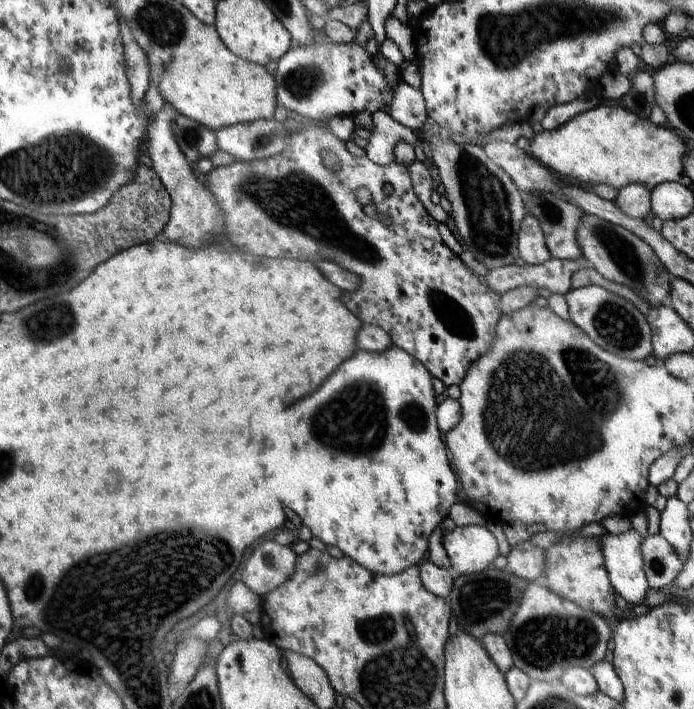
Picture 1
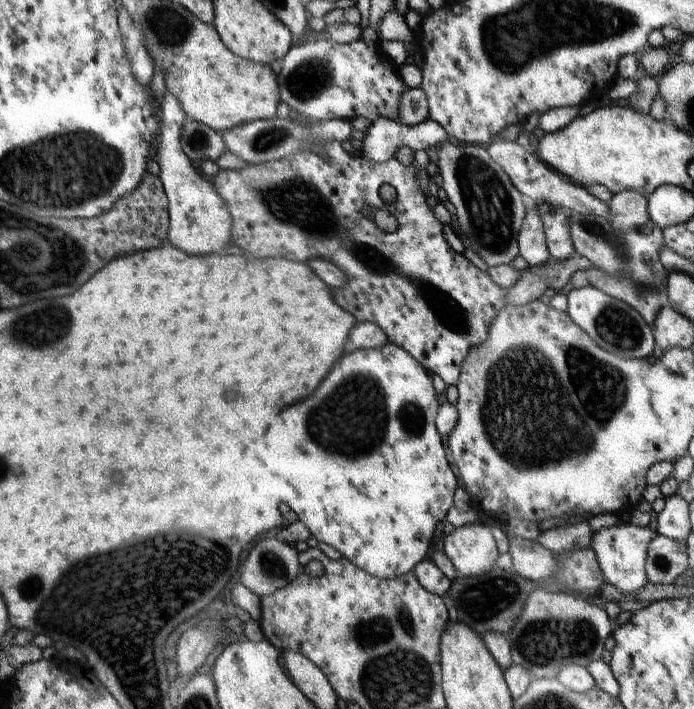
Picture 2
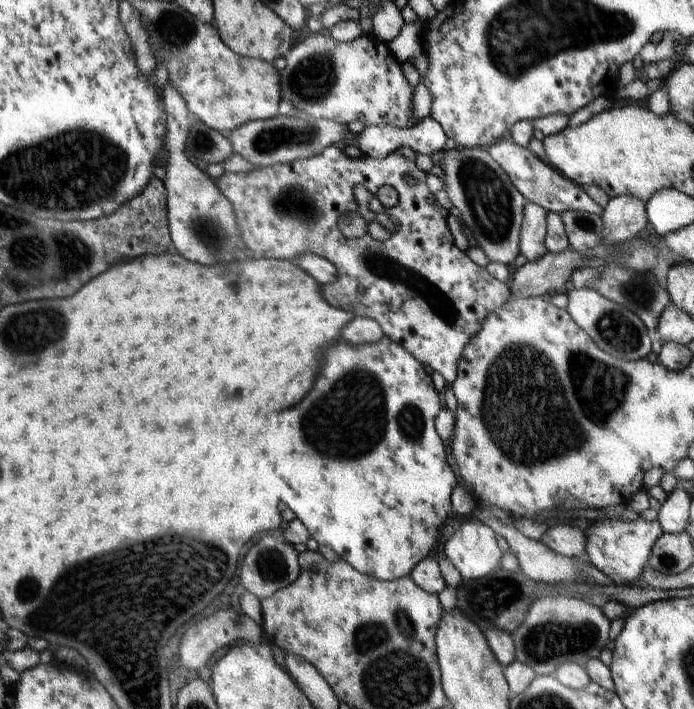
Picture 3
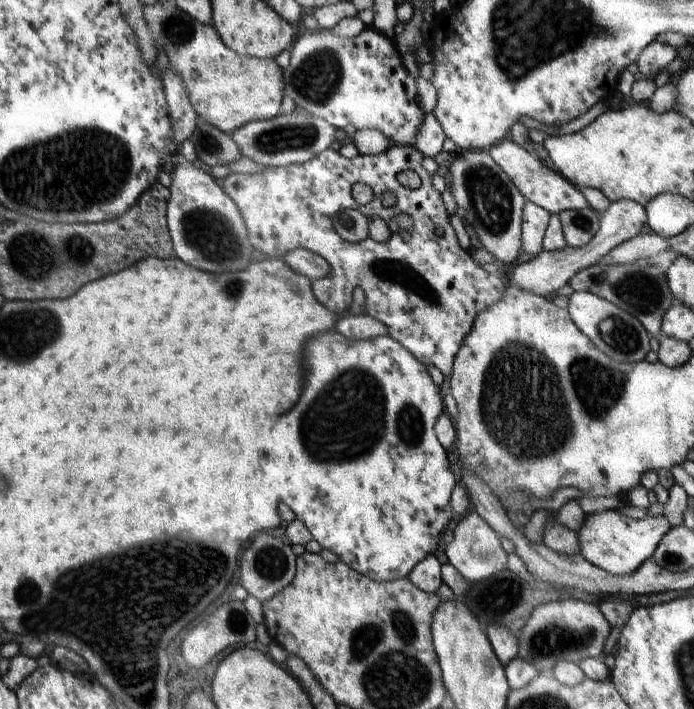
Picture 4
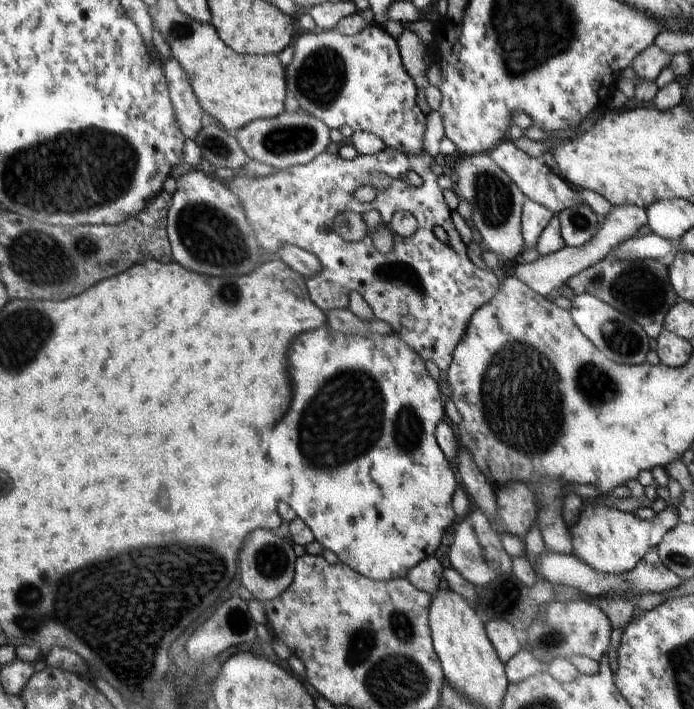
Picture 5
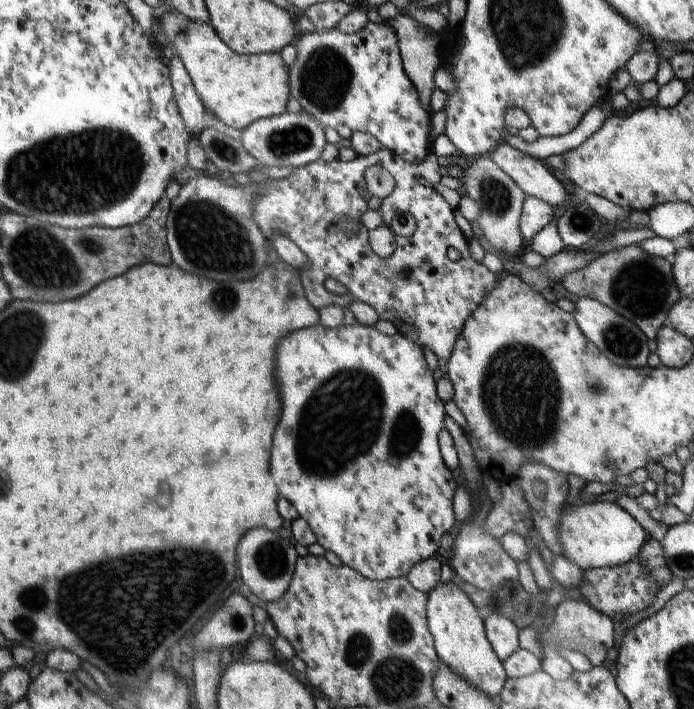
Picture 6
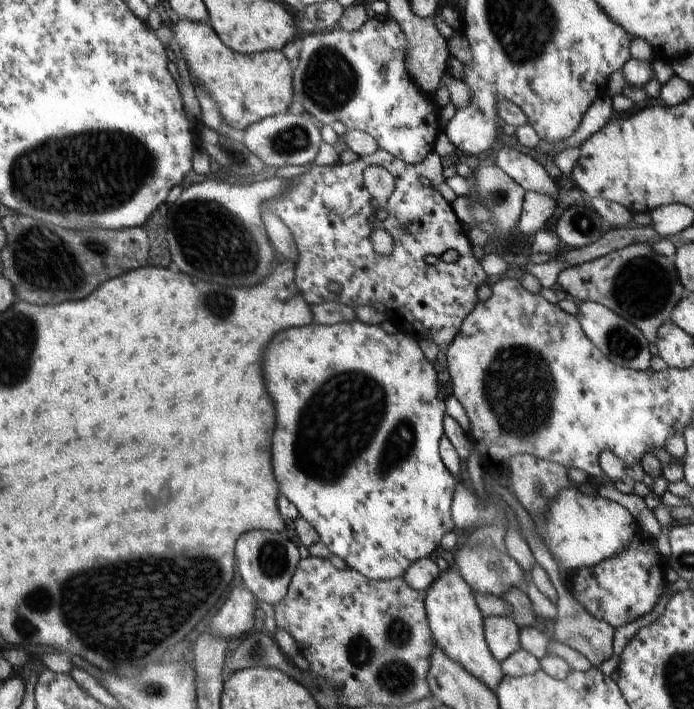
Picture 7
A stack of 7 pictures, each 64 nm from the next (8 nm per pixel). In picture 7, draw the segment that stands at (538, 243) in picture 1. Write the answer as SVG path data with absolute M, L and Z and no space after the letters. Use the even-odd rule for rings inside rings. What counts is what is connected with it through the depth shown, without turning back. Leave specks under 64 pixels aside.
M526 191L522 214L519 216L517 224L518 228L526 236L534 235L545 228L548 220L554 216L556 208L556 199L546 196L546 194Z

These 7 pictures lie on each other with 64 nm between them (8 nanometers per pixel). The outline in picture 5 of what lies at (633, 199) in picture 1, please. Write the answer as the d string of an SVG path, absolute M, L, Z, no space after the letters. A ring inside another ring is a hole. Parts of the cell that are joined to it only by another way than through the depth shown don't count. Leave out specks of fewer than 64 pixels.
M613 206L610 214L606 216L606 222L598 229L598 232L582 246L572 248L564 245L558 252L552 254L540 255L540 258L533 263L527 264L522 261L516 265L514 276L533 291L541 294L543 297L548 294L556 294L558 288L566 284L569 278L576 276L582 270L586 270L589 266L604 260L612 250L622 244L627 238L631 238L639 231L647 230L648 218L647 212L643 208L637 206Z

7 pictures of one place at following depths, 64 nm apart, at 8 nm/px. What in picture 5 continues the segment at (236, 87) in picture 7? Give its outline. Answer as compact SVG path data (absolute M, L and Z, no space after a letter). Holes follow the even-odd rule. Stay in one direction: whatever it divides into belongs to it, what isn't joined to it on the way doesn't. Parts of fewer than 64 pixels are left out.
M154 7L150 9L150 18L154 28L160 32L164 42L170 46L173 57L180 68L186 72L188 82L194 90L194 96L200 104L200 108L212 116L218 124L230 132L246 126L258 119L271 119L285 112L284 100L287 96L285 67L278 59L278 55L241 55L226 46L217 35L216 29L210 23L201 23L190 16L186 16L179 8L176 10L162 10Z

